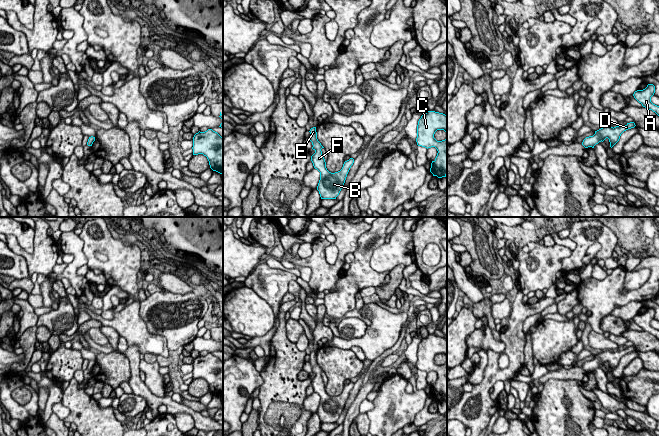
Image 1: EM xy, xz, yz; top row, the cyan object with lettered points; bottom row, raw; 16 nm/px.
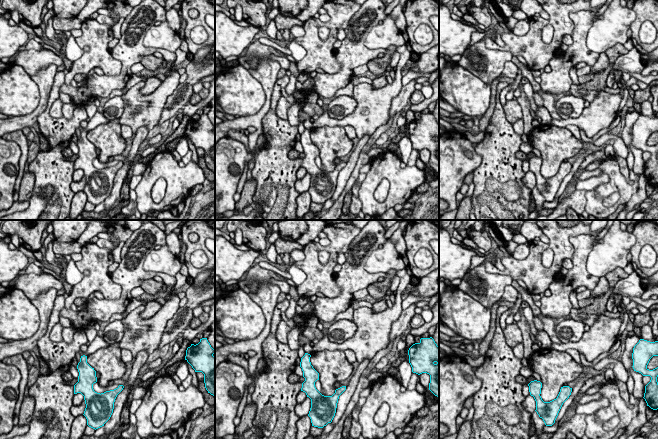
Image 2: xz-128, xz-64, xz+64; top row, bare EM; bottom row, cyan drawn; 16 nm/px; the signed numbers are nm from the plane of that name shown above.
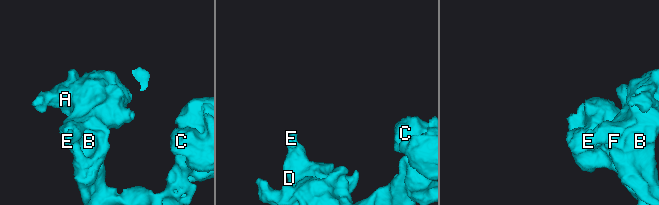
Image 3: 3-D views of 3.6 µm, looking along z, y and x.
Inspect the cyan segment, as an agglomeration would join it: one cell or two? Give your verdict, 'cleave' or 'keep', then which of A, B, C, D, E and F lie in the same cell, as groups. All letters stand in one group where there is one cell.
keep; A B C D E F

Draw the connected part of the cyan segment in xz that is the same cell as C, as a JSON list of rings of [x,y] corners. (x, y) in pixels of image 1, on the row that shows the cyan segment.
[[[428,111],[418,121],[416,142],[418,146],[437,149],[438,153],[431,163],[430,172],[433,176],[442,178],[447,175],[447,138],[437,141],[434,138],[437,130],[444,130],[447,134],[447,116],[443,113]]]

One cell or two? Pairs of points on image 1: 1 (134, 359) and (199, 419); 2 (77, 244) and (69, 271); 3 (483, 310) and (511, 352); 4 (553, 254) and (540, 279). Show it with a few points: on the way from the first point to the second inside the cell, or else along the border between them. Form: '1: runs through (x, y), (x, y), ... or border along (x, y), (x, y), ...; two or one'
1: runs through (135, 381), (153, 401), (167, 401), (177, 408); one
2: runs through (77, 251), (77, 262), (75, 264); one
3: border along (499, 334), (501, 341); two
4: runs through (547, 259), (540, 266), (540, 273); one

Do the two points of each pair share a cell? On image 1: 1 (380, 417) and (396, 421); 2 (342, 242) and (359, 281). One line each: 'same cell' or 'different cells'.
1: same cell
2: different cells

